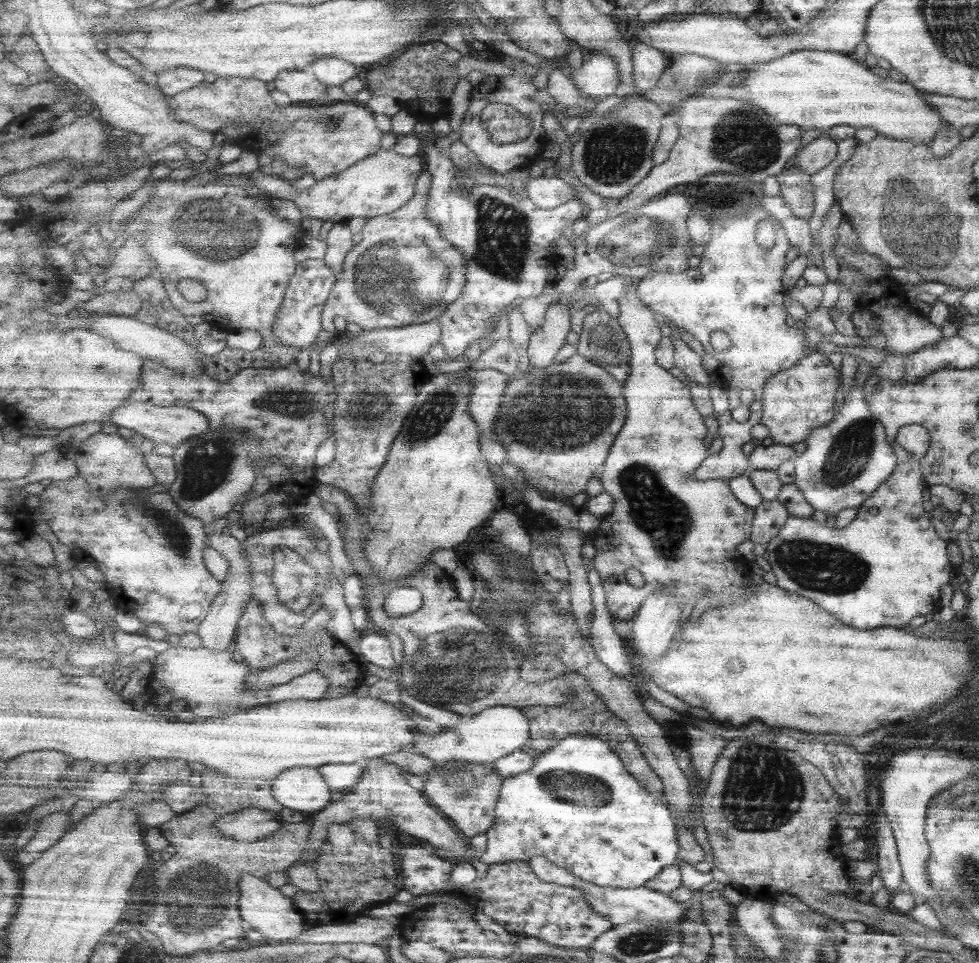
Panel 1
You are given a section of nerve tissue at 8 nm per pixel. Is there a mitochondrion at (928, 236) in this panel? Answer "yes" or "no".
yes

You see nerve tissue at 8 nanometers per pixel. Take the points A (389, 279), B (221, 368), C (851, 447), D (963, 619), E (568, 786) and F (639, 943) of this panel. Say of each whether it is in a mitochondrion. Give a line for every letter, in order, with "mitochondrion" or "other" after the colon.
A: mitochondrion
B: other
C: mitochondrion
D: other
E: mitochondrion
F: mitochondrion

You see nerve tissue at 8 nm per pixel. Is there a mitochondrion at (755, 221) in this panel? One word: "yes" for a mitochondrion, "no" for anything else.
no

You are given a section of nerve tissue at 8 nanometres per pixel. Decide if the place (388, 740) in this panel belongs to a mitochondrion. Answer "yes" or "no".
no

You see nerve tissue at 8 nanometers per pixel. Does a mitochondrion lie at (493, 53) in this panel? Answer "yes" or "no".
no

